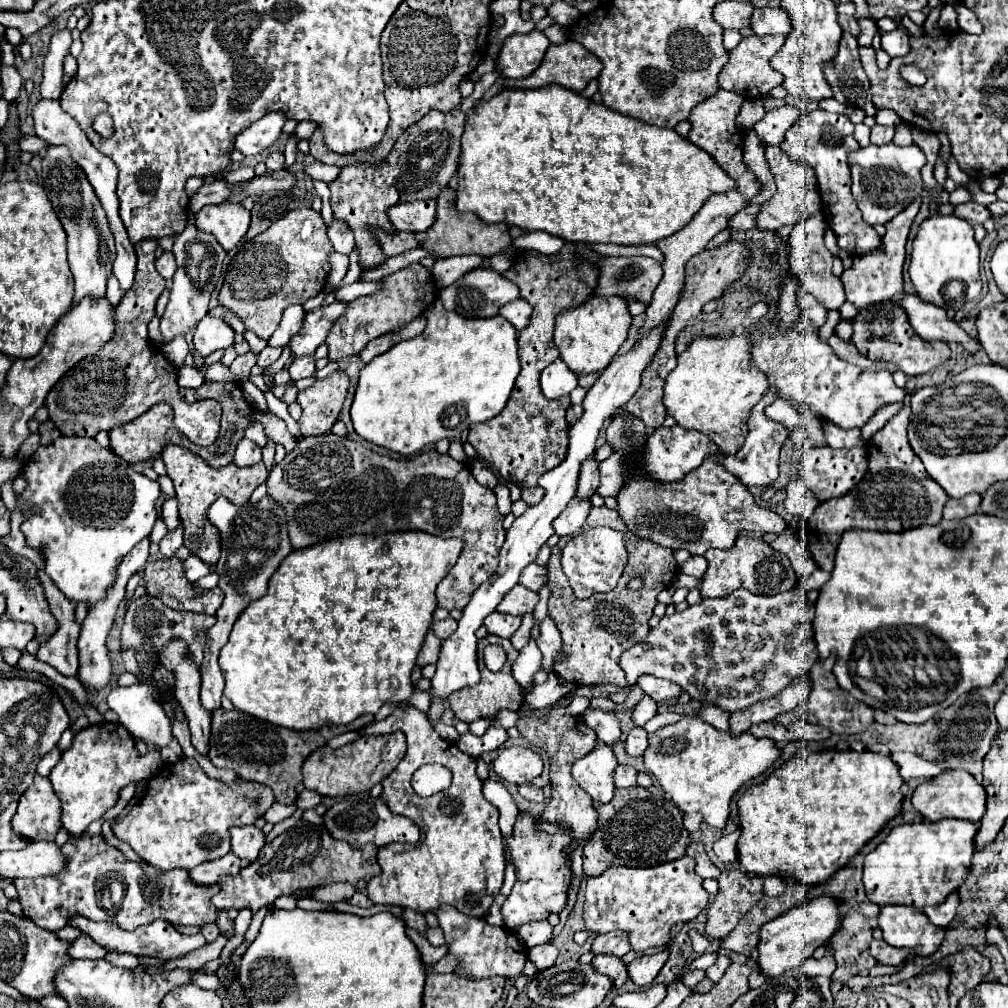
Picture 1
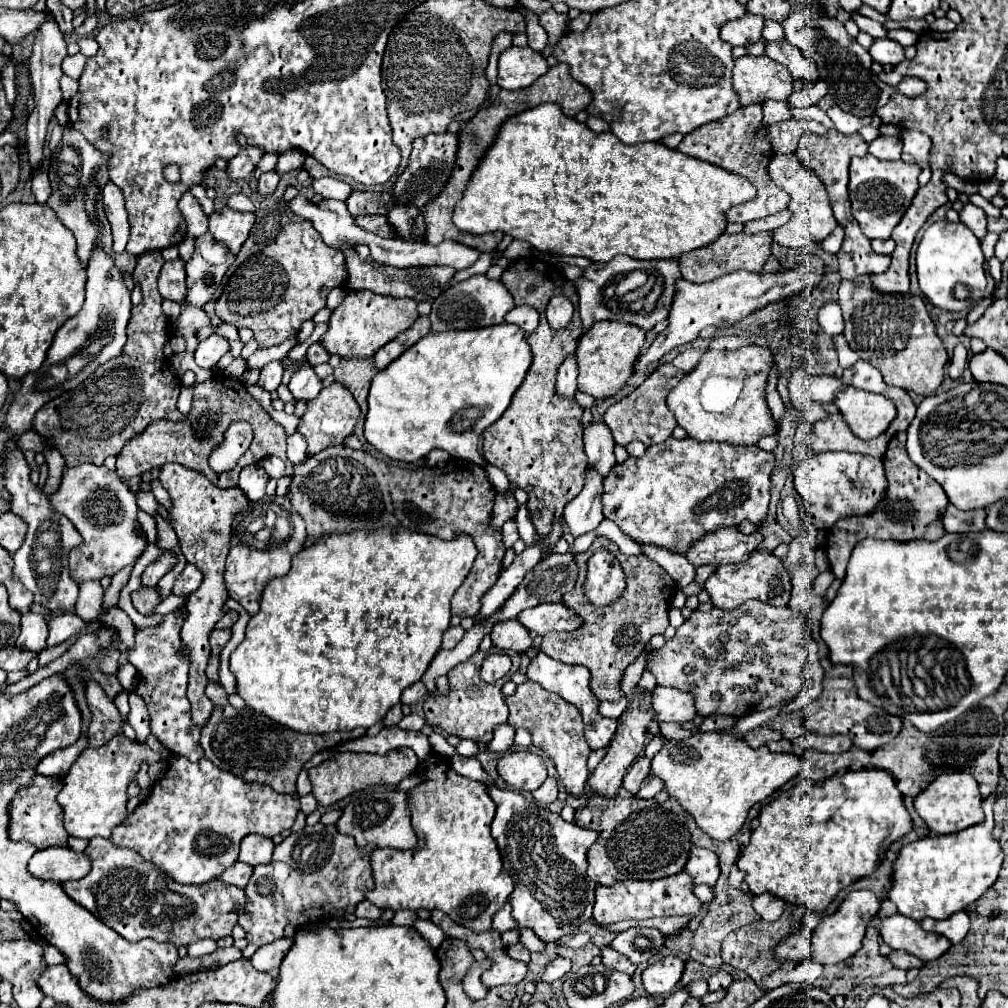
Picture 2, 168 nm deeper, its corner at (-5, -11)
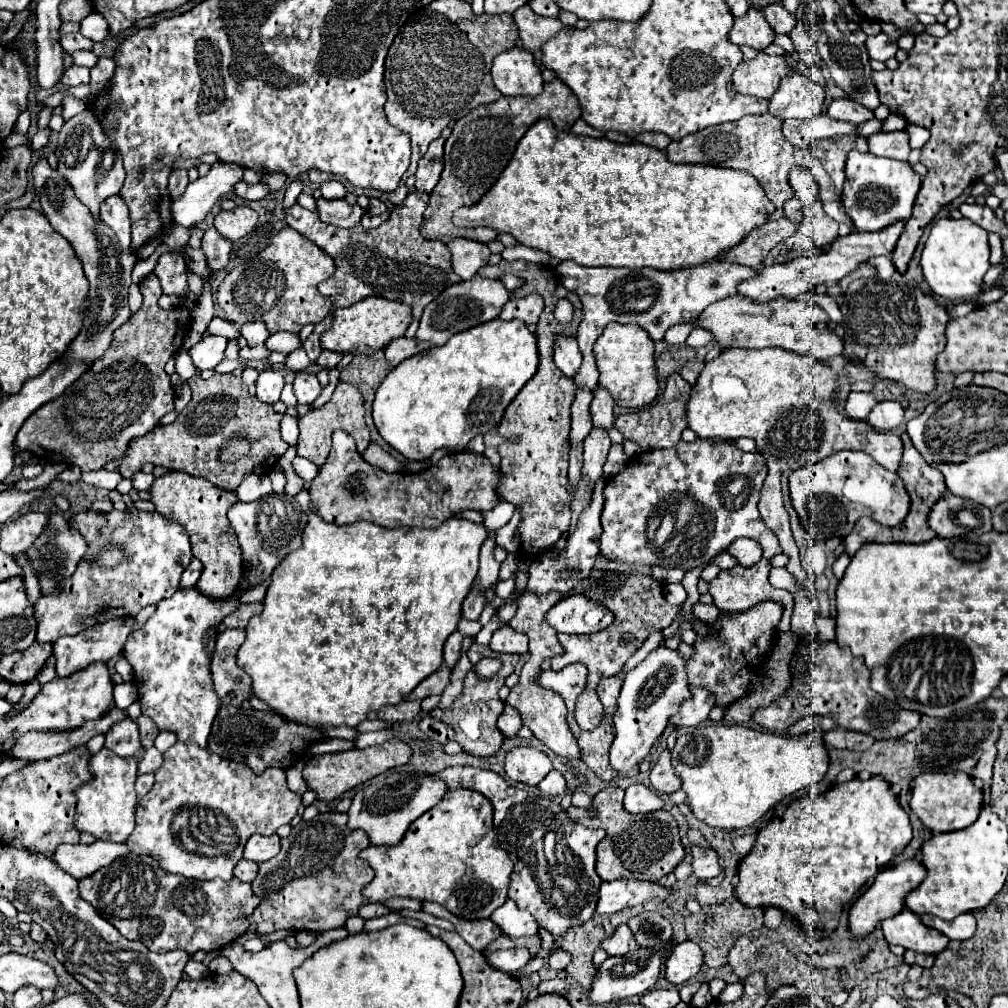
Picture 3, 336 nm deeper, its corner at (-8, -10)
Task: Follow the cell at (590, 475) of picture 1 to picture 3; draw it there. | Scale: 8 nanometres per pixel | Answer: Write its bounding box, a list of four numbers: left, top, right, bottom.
[590,388,614,430]

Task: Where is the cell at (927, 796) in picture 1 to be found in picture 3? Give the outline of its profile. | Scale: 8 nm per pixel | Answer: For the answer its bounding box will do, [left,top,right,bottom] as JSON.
[910,772,982,832]

